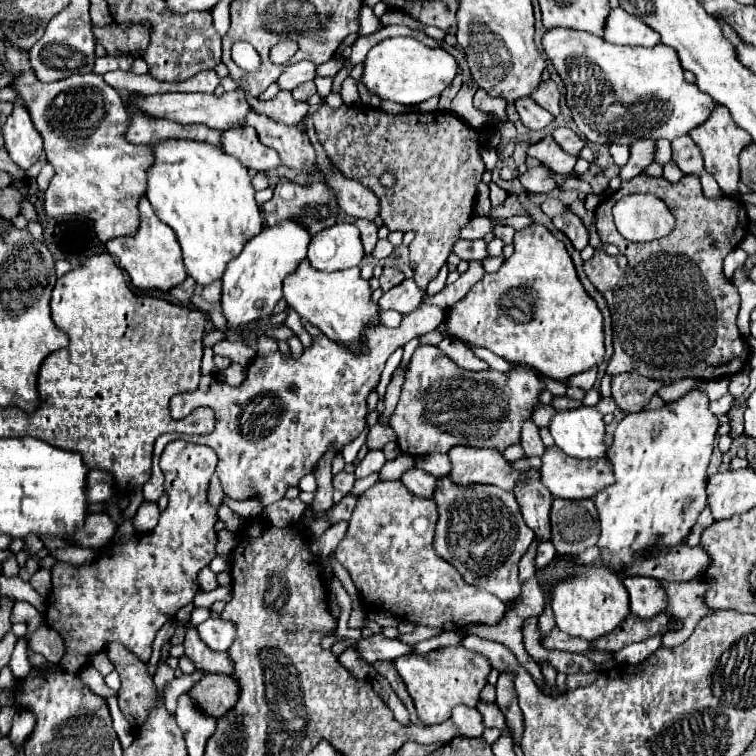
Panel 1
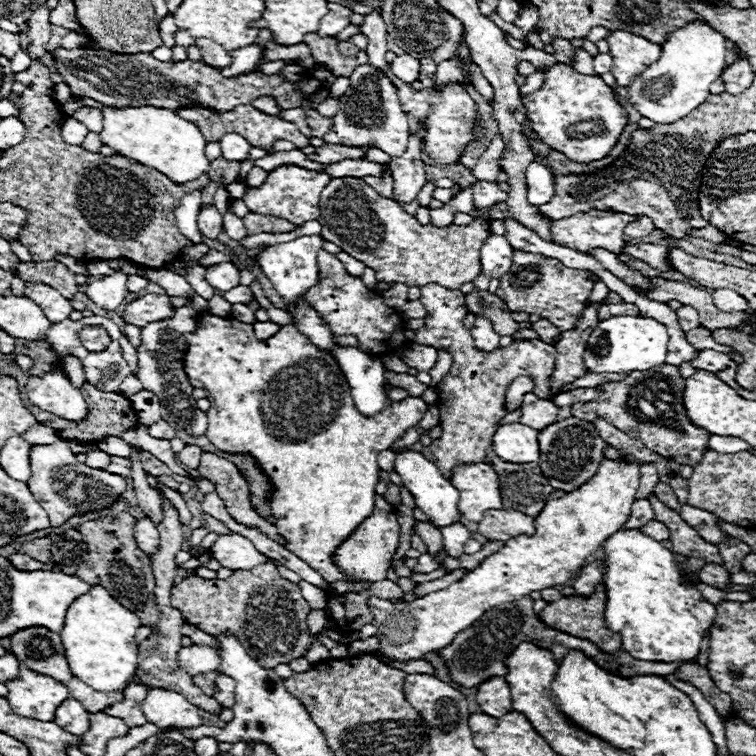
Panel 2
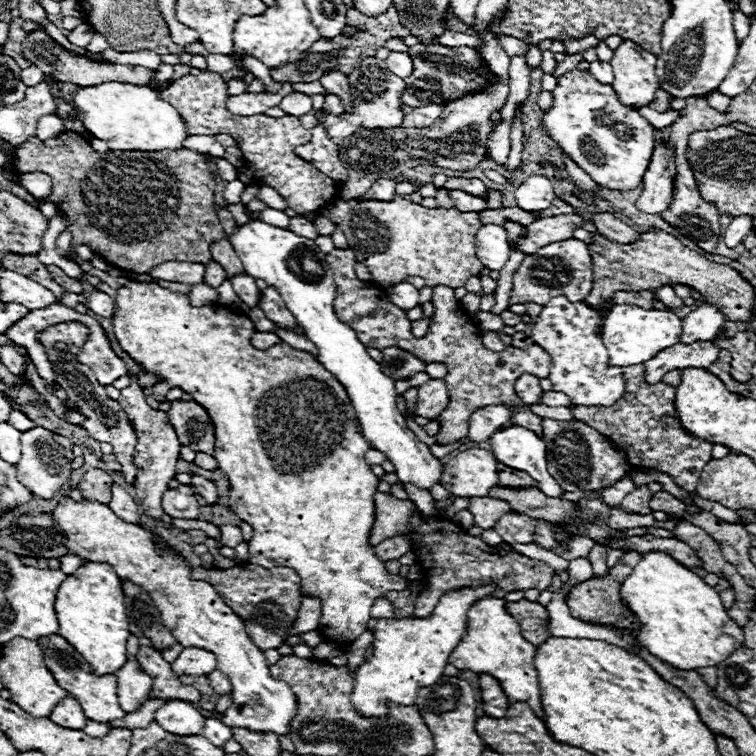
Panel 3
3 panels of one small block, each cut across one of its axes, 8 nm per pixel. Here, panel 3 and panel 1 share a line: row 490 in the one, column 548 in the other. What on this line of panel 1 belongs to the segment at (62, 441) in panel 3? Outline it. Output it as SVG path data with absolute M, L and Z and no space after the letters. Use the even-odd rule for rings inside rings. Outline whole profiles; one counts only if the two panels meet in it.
M552 28L542 38L544 52L548 60L558 70L560 78L566 84L566 104L572 112L572 118L578 130L590 140L592 144L632 144L636 140L674 140L686 136L694 126L706 122L706 118L714 112L714 98L702 92L696 84L688 84L684 80L684 70L680 66L678 54L674 48L658 44L654 48L642 46L616 46L602 38L596 38L588 32L578 30L558 30Z

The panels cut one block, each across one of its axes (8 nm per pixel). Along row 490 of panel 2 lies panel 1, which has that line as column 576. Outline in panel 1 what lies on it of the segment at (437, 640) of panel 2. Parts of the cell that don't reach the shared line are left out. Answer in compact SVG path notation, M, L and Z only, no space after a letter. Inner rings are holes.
M590 566L584 572L554 582L550 604L554 608L558 628L568 630L570 636L586 638L588 642L612 632L630 614L626 588L618 574L606 566Z

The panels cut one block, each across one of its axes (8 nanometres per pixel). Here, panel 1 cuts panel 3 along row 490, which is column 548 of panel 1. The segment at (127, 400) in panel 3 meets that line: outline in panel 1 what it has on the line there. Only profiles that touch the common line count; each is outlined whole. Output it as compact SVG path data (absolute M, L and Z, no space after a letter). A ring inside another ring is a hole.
M546 136L546 138L540 140L538 144L530 146L528 156L538 158L542 164L550 166L556 174L562 174L562 176L570 176L570 174L572 174L572 168L574 168L574 164L576 164L576 156L566 154L566 152L554 142L552 136Z

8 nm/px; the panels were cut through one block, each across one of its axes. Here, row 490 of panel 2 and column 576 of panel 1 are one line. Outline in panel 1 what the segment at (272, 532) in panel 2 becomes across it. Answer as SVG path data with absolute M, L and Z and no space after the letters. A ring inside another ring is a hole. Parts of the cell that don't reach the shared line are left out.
M566 212L562 216L556 216L552 222L560 232L564 232L570 238L576 250L582 250L584 246L588 246L588 230L576 214Z

